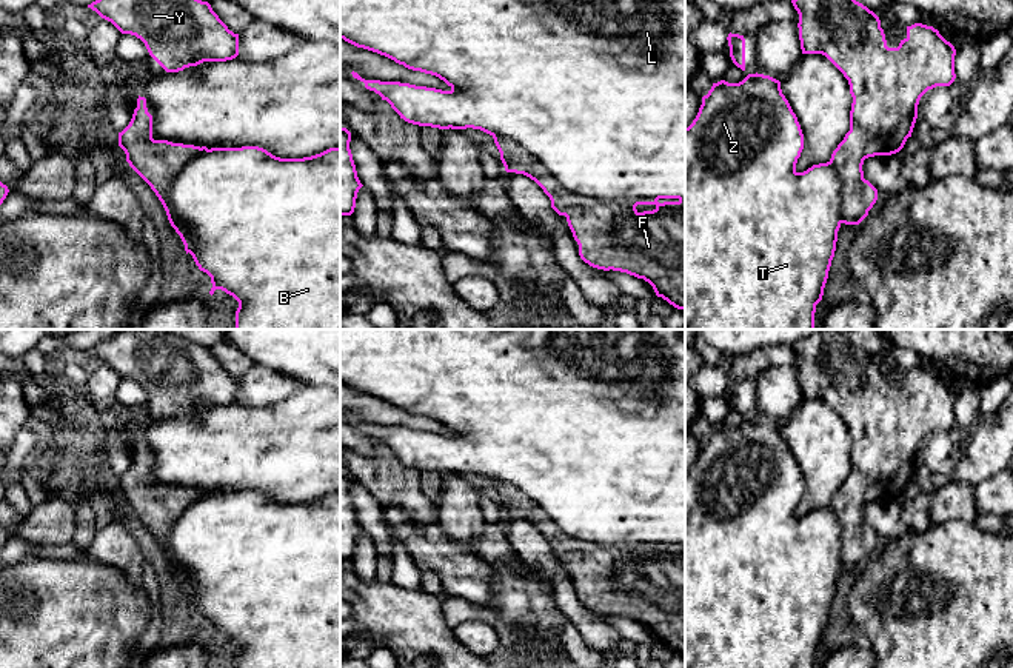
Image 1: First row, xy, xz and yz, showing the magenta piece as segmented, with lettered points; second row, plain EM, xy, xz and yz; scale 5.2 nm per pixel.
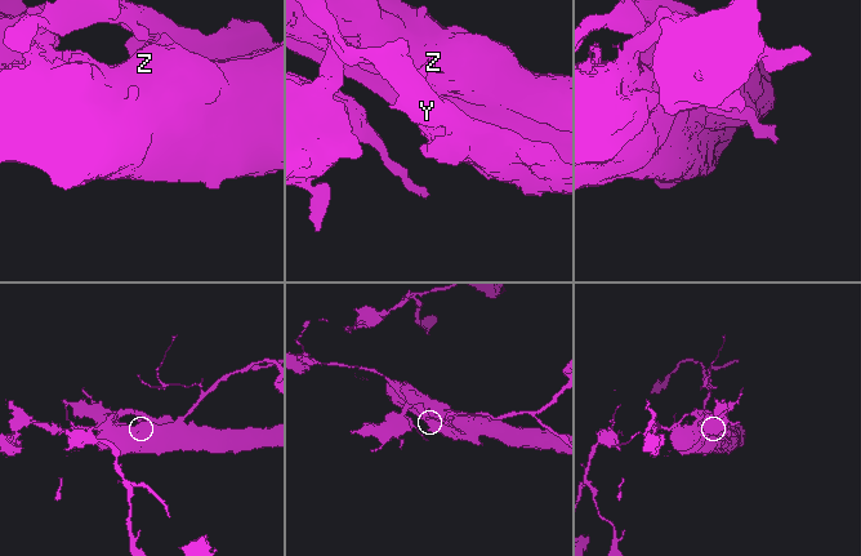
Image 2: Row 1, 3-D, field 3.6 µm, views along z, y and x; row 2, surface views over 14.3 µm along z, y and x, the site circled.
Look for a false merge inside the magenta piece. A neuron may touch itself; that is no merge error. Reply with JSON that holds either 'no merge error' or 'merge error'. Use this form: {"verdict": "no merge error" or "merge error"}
{"verdict": "merge error"}

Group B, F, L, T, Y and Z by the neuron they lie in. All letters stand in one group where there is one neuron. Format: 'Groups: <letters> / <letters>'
Groups: B L T Z / F Y

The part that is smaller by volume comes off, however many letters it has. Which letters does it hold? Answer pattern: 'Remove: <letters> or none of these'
Remove: F, Y

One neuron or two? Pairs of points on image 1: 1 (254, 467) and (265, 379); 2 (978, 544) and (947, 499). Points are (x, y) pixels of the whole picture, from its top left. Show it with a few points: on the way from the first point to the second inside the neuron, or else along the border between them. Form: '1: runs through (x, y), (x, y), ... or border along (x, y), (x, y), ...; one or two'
1: border along (296, 391), (273, 404), (242, 405), (237, 402); two
2: border along (973, 522), (946, 521), (932, 525); two

